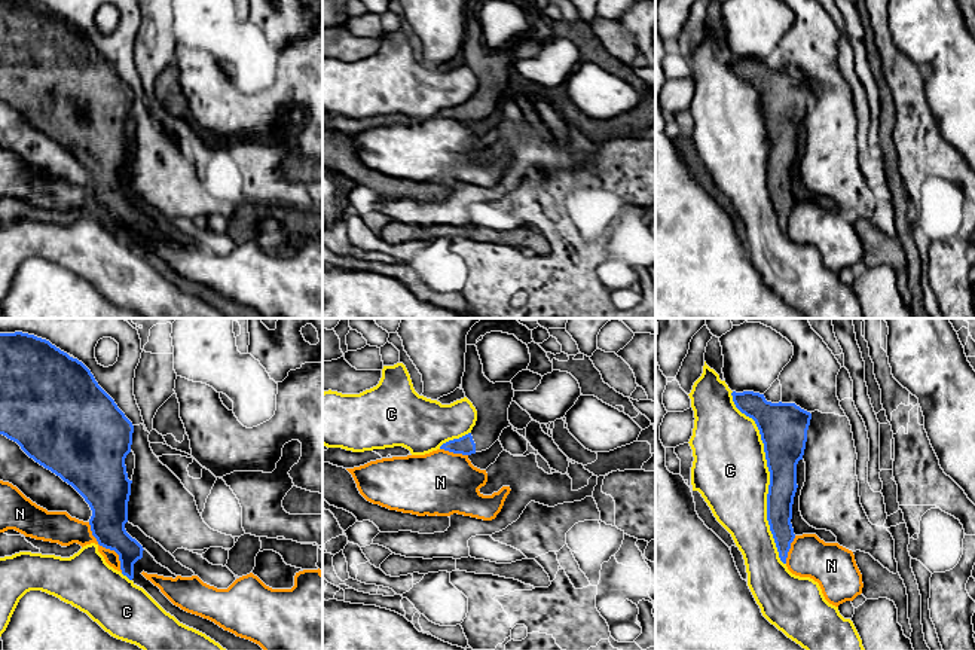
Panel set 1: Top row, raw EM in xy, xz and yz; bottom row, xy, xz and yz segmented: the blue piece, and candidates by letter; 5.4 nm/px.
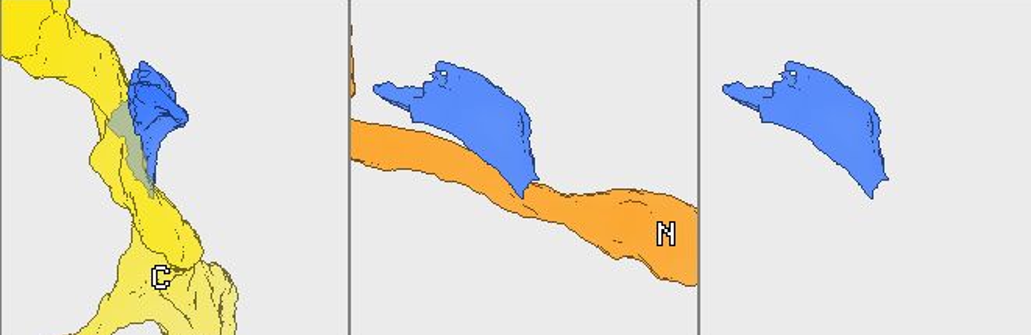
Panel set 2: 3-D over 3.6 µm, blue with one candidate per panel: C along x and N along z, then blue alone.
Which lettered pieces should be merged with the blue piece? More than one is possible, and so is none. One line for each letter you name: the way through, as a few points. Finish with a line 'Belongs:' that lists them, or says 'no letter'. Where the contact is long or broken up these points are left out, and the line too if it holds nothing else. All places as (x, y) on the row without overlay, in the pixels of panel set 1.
Belongs: no letter

